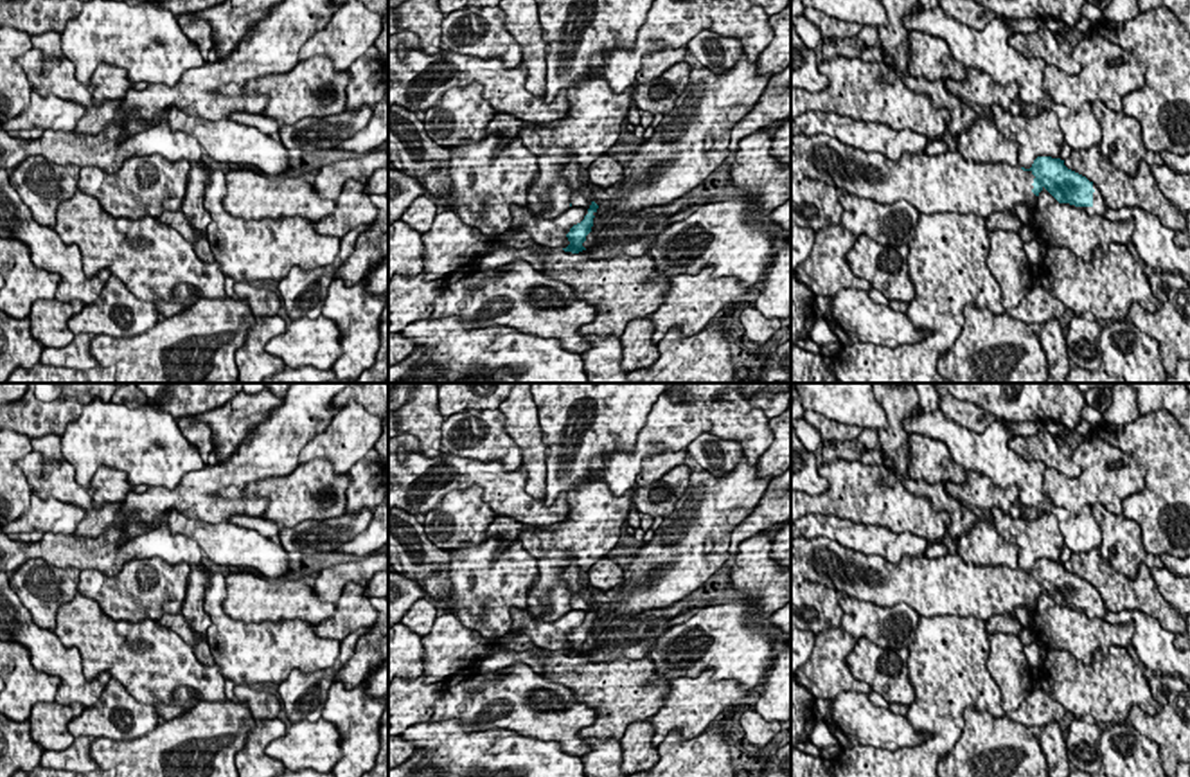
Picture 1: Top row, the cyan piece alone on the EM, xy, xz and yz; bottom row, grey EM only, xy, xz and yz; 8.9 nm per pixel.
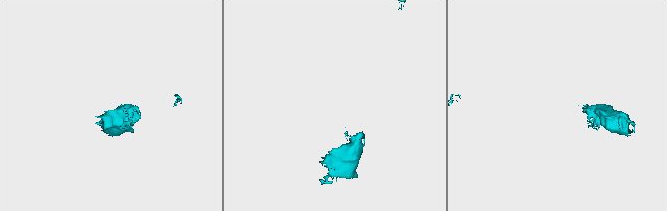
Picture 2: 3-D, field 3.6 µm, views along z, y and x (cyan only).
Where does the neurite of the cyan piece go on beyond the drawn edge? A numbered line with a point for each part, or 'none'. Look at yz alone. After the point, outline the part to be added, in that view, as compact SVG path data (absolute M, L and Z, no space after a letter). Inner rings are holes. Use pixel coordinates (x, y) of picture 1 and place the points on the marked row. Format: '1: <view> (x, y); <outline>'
1: yz (948, 182); M791 135L791 176L804 174L825 182L832 178L839 192L913 205L920 214L953 212L989 218L1012 212L1016 205L1035 209L1032 171L1005 162L972 162L958 151L942 155L902 153L890 160L841 144L829 135Z

